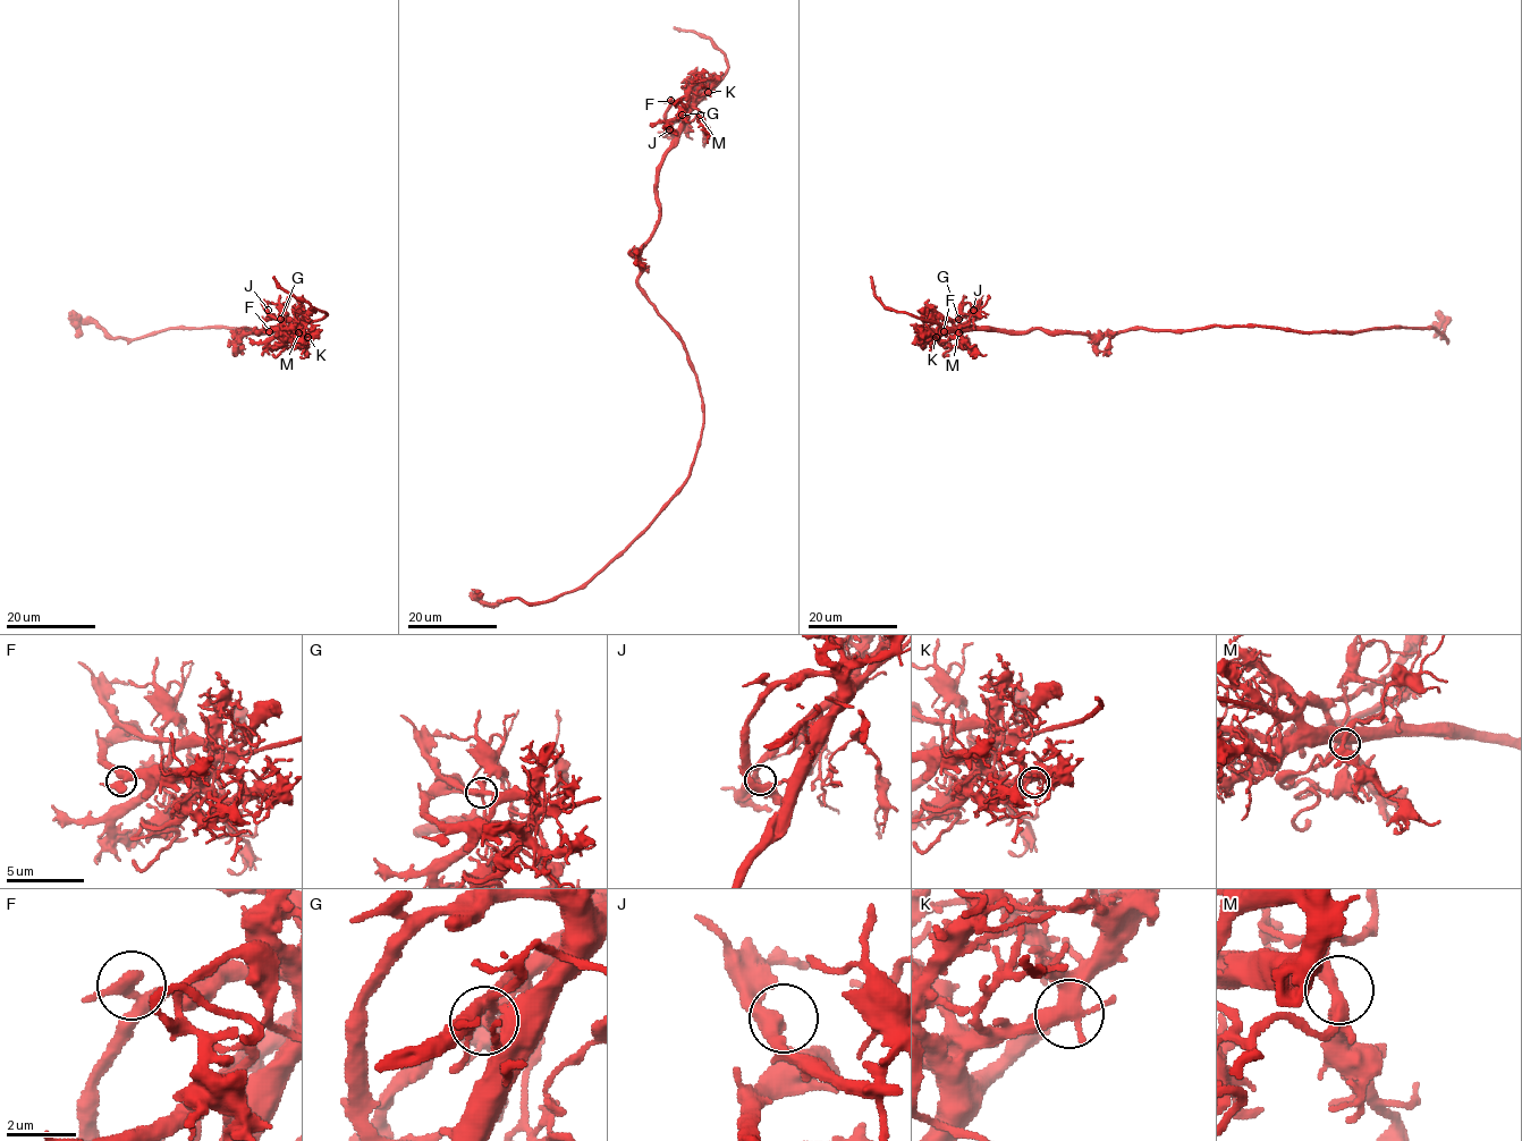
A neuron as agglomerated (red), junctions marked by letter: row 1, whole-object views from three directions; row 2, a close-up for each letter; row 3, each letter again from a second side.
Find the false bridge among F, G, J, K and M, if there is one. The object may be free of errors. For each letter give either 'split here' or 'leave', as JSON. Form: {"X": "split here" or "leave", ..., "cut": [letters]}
{"F": "leave", "G": "split here", "J": "leave", "K": "leave", "M": "leave", "cut": ["G"]}

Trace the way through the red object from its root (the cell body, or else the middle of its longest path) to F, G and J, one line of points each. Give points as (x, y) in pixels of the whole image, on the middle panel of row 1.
F: (686, 349), (637, 282), (640, 248), (659, 213), (657, 167), (692, 104), (690, 99), (670, 100)
G: (686, 349), (681, 337), (637, 282), (640, 248), (652, 233), (659, 213), (657, 167), (676, 140), (682, 115)
J: (686, 349), (637, 282), (640, 248), (659, 213), (657, 167), (676, 140), (683, 113), (669, 129)

